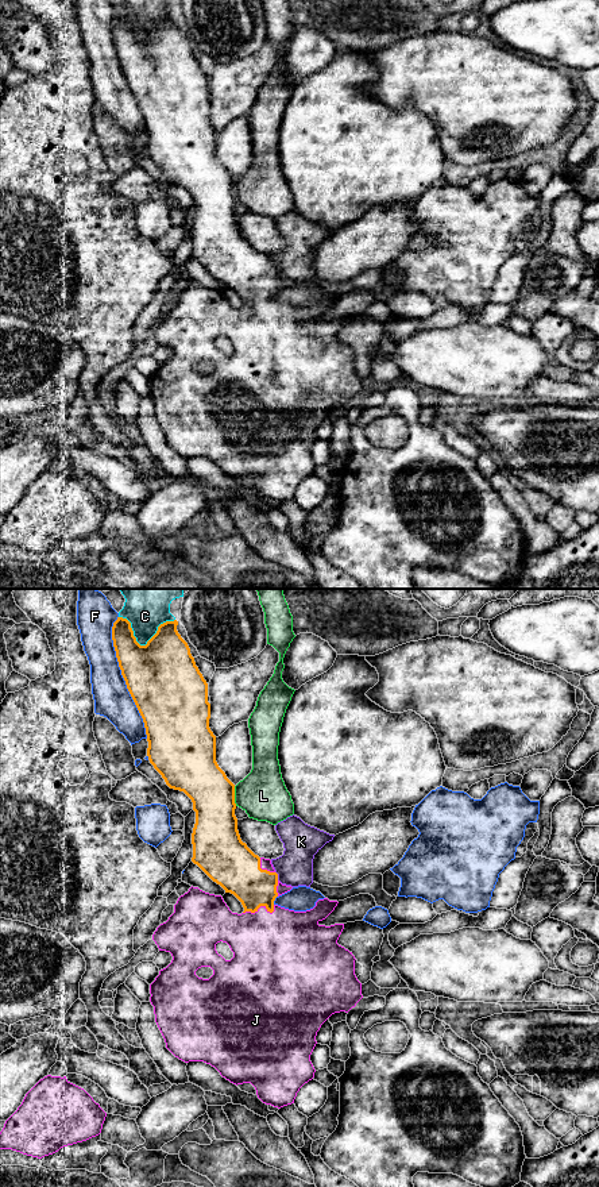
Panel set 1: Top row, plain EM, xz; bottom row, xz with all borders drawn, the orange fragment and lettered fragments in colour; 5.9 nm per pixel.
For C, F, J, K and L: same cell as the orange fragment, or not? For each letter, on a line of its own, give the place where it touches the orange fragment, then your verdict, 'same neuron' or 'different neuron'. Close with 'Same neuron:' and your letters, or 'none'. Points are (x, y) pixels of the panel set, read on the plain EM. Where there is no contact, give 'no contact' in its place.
C: xz (143, 41) | different neuron
F: xz (123, 72) | different neuron
J: xz (261, 300) | same neuron
K: xz (277, 270) | different neuron
L: xz (234, 191) | different neuron
Same neuron: J

